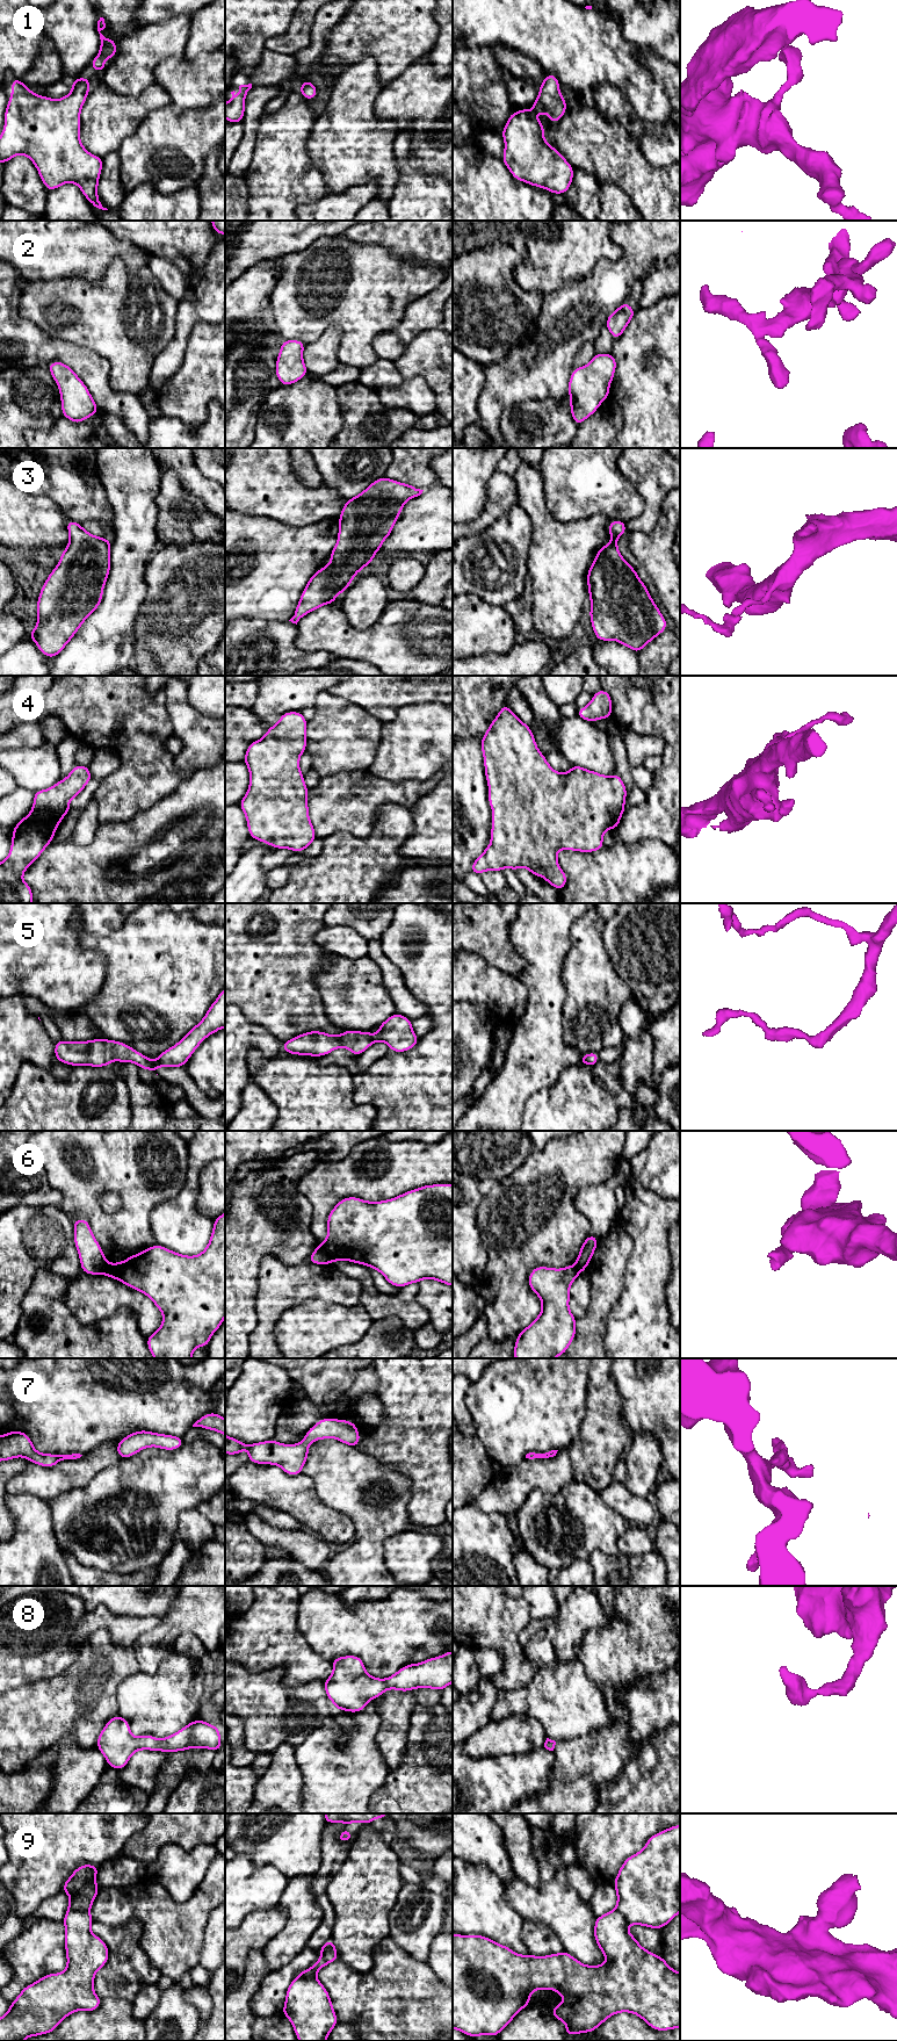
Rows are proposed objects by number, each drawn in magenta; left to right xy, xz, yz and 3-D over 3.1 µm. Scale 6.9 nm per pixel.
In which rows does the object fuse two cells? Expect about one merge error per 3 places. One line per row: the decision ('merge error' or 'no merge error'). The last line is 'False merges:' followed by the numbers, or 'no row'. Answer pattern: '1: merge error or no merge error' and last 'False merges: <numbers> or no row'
1: no merge error
2: no merge error
3: no merge error
4: no merge error
5: no merge error
6: merge error
7: no merge error
8: no merge error
9: merge error
False merges: 6, 9

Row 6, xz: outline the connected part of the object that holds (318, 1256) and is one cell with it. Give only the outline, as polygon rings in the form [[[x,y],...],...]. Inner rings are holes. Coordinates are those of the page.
[[[320,1248],[314,1249],[308,1260],[313,1264],[326,1265],[332,1263],[331,1257]]]

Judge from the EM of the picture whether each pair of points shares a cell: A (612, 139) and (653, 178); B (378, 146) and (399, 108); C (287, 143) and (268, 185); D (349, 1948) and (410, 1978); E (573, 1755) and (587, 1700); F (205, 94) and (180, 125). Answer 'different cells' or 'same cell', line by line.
A: same cell
B: different cells
C: same cell
D: different cells
E: different cells
F: different cells

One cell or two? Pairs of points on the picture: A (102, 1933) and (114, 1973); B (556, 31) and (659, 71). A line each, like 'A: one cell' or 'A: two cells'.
A: one cell
B: two cells

